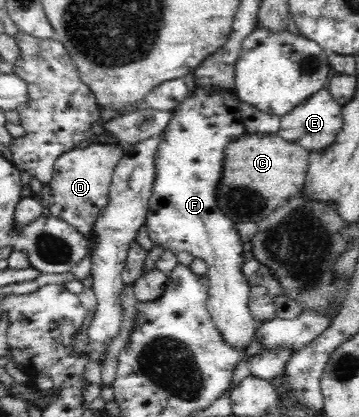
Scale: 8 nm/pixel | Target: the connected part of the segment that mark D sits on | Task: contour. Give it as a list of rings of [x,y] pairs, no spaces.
[[[121,142],[117,144],[92,143],[81,149],[61,154],[54,163],[51,177],[51,195],[48,208],[51,216],[61,219],[82,234],[89,235],[109,201],[113,169],[125,155]]]

